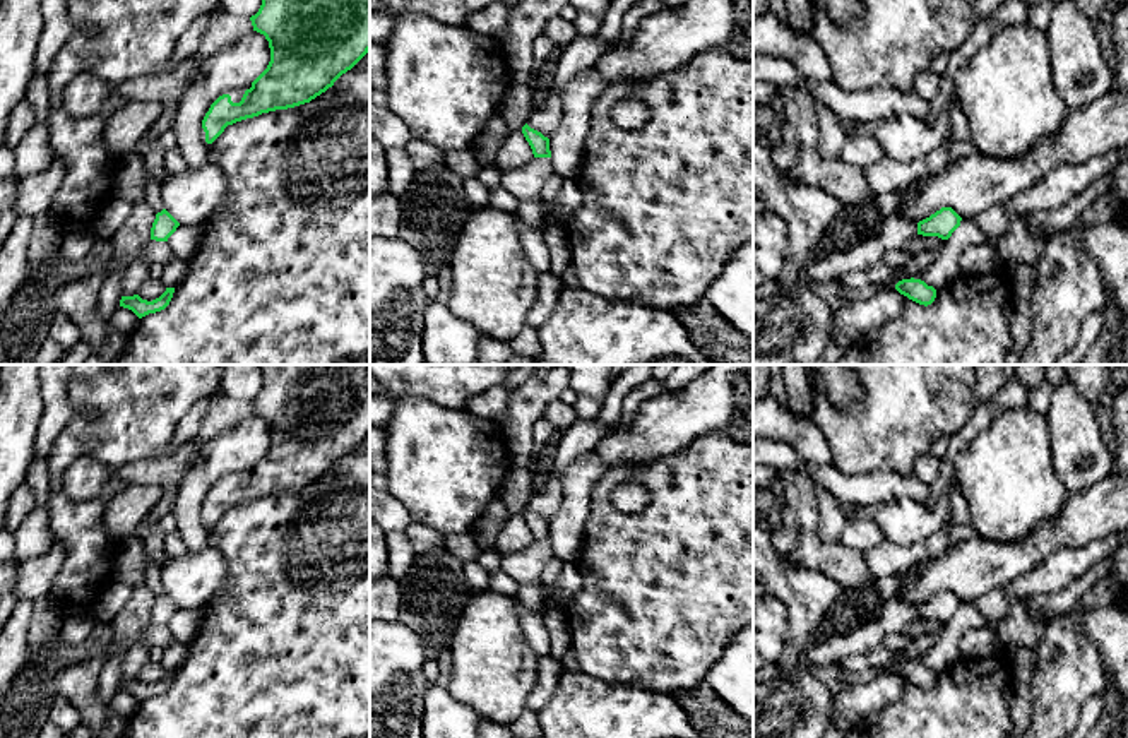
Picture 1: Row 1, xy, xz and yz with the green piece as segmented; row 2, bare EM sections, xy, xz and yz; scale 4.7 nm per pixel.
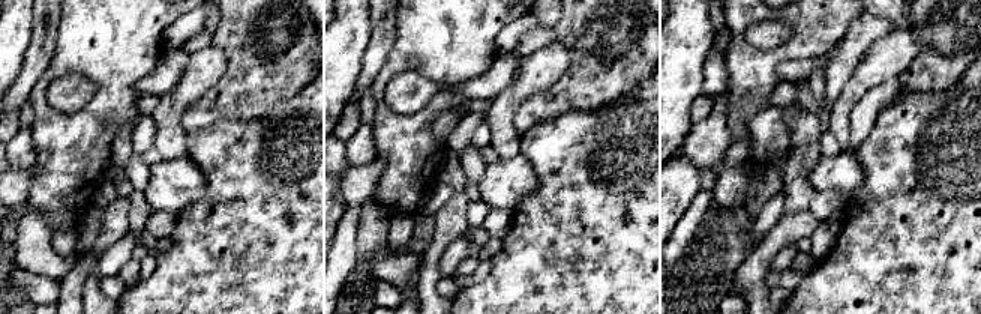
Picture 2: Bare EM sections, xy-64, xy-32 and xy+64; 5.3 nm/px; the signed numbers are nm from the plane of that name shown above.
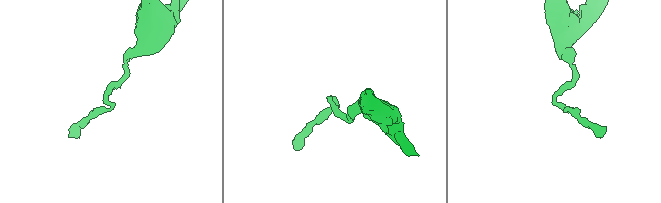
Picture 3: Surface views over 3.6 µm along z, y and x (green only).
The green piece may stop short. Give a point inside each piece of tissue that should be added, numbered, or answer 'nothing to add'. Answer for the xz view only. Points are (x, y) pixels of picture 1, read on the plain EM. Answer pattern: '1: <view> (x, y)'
nothing to add

